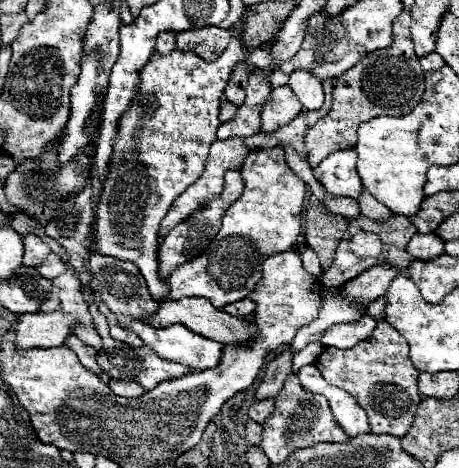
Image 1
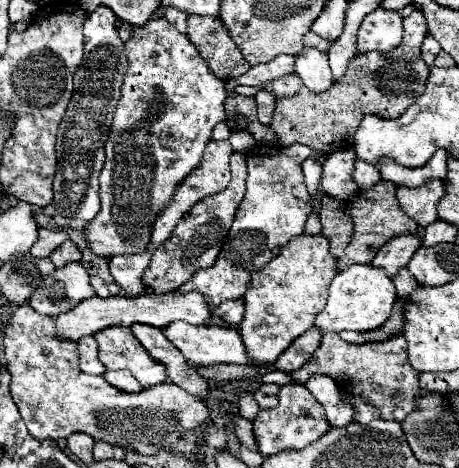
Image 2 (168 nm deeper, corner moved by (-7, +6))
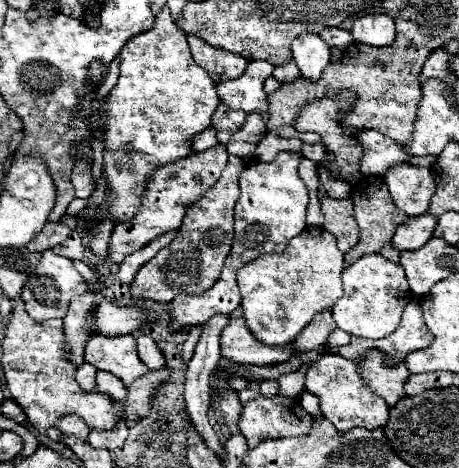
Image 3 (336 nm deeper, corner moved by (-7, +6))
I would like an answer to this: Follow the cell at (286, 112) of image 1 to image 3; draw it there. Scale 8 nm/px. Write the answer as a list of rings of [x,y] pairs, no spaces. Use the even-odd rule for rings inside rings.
[[[291,60],[291,62],[283,64],[283,66],[277,66],[277,68],[273,70],[273,76],[275,76],[281,84],[285,84],[285,82],[293,82],[293,80],[297,80],[297,78],[299,78],[299,70],[297,70],[295,62]]]

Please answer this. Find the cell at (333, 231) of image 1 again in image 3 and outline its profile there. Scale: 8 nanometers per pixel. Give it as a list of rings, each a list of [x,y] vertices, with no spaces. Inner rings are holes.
[[[325,196],[321,200],[321,210],[325,216],[323,228],[337,238],[337,248],[341,252],[351,250],[359,240],[359,228],[353,218],[353,200],[335,200]]]

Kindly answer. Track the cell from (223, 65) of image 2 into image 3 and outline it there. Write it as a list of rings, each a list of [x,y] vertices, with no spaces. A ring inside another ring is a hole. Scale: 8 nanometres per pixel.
[[[187,34],[187,42],[191,46],[191,54],[195,58],[195,62],[201,68],[207,68],[211,80],[215,84],[219,82],[227,82],[233,78],[239,78],[245,68],[247,68],[247,60],[239,54],[227,52],[223,48],[211,48],[211,44],[207,44],[203,38]]]

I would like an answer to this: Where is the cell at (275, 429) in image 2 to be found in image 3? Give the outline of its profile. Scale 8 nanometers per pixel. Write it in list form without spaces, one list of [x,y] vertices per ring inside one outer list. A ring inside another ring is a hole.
[[[275,396],[275,398],[255,398],[243,406],[241,420],[239,420],[239,430],[247,438],[249,448],[255,448],[267,438],[287,438],[287,436],[307,436],[313,426],[313,416],[305,412],[301,402],[297,398],[287,398],[287,396]]]

